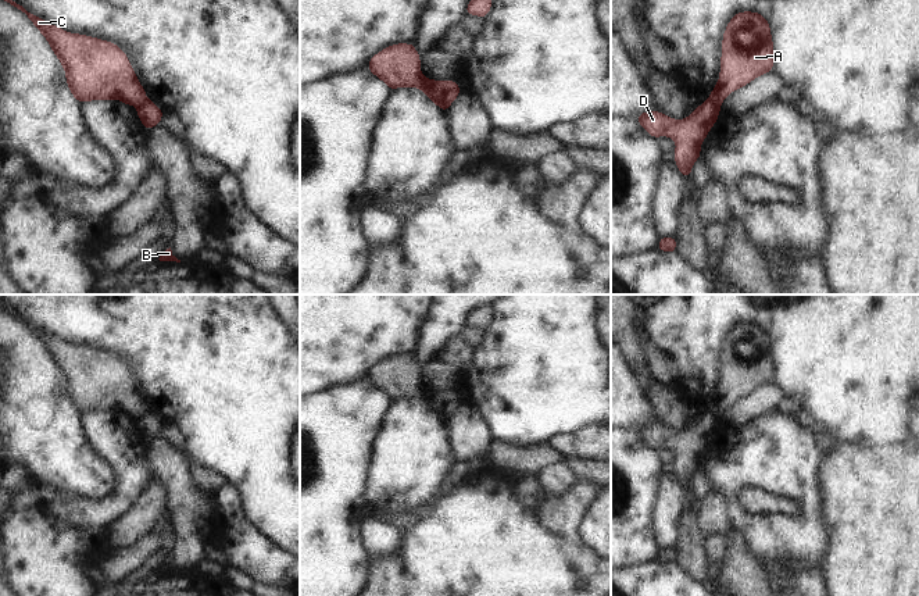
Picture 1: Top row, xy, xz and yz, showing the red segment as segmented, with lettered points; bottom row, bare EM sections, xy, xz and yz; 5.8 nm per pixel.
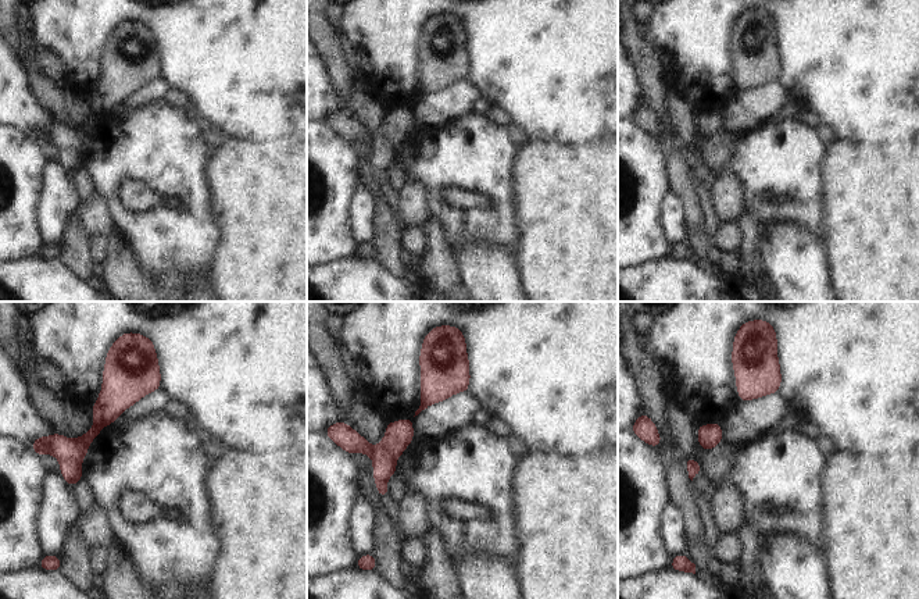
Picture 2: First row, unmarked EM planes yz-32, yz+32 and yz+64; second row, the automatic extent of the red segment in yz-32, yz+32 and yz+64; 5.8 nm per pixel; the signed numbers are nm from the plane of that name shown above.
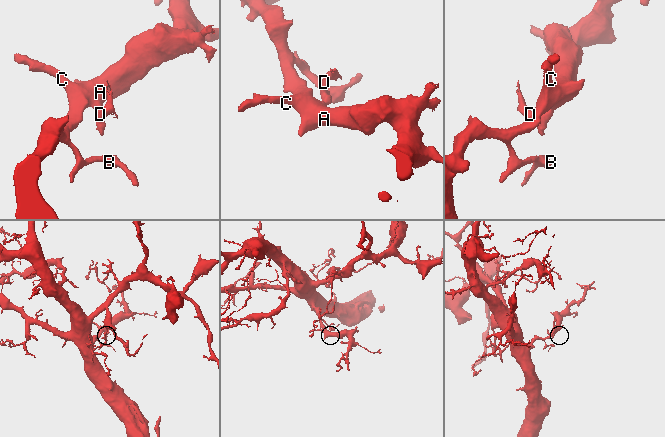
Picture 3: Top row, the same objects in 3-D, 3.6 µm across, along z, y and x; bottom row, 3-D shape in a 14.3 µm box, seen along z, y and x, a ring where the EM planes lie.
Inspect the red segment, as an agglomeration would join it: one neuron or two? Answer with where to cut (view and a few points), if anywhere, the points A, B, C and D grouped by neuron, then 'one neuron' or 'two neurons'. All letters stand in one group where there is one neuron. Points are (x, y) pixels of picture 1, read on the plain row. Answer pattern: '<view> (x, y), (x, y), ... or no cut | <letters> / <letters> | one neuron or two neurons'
yz (710, 407), (719, 417) | A B C / D | two neurons

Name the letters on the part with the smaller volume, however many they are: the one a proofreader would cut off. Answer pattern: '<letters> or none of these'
D

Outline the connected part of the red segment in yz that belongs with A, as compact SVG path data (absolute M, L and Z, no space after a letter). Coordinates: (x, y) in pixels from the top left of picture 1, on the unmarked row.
M739 322L726 335L719 389L709 408L722 417L732 403L773 383L775 371L769 332L757 322Z

